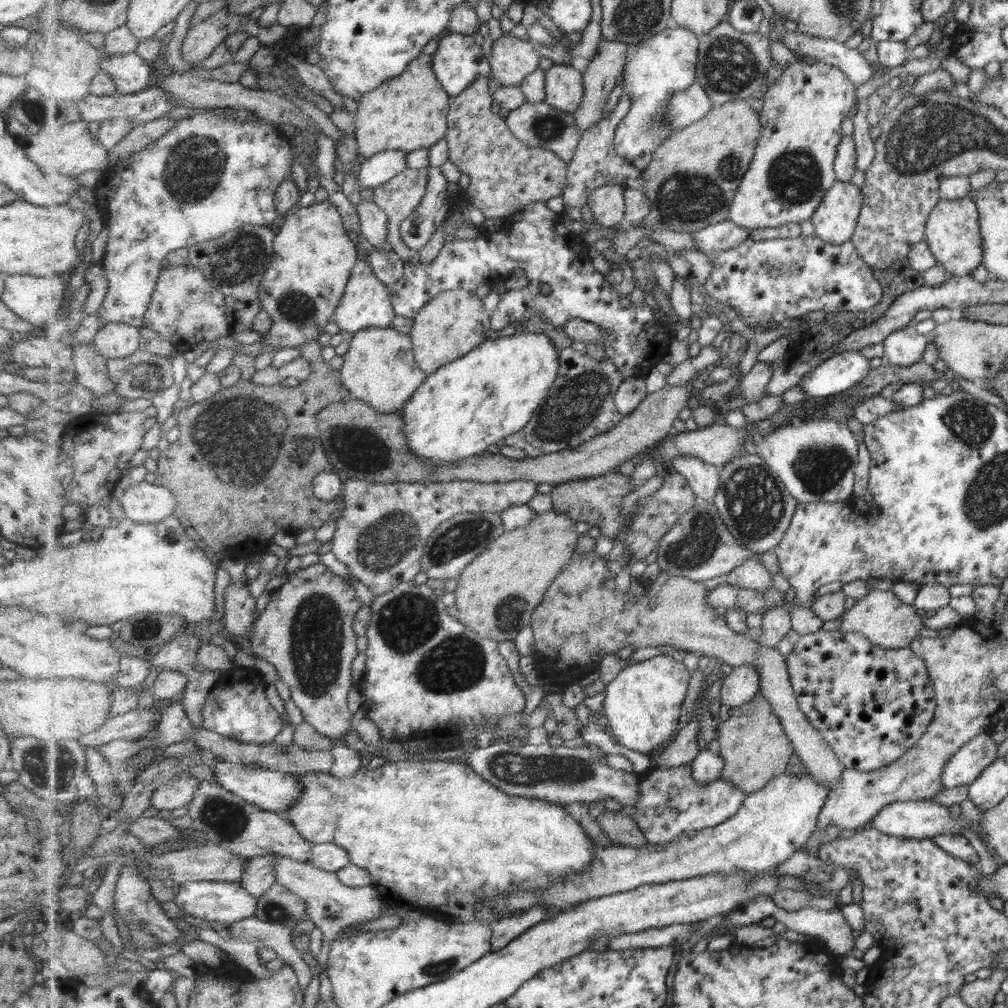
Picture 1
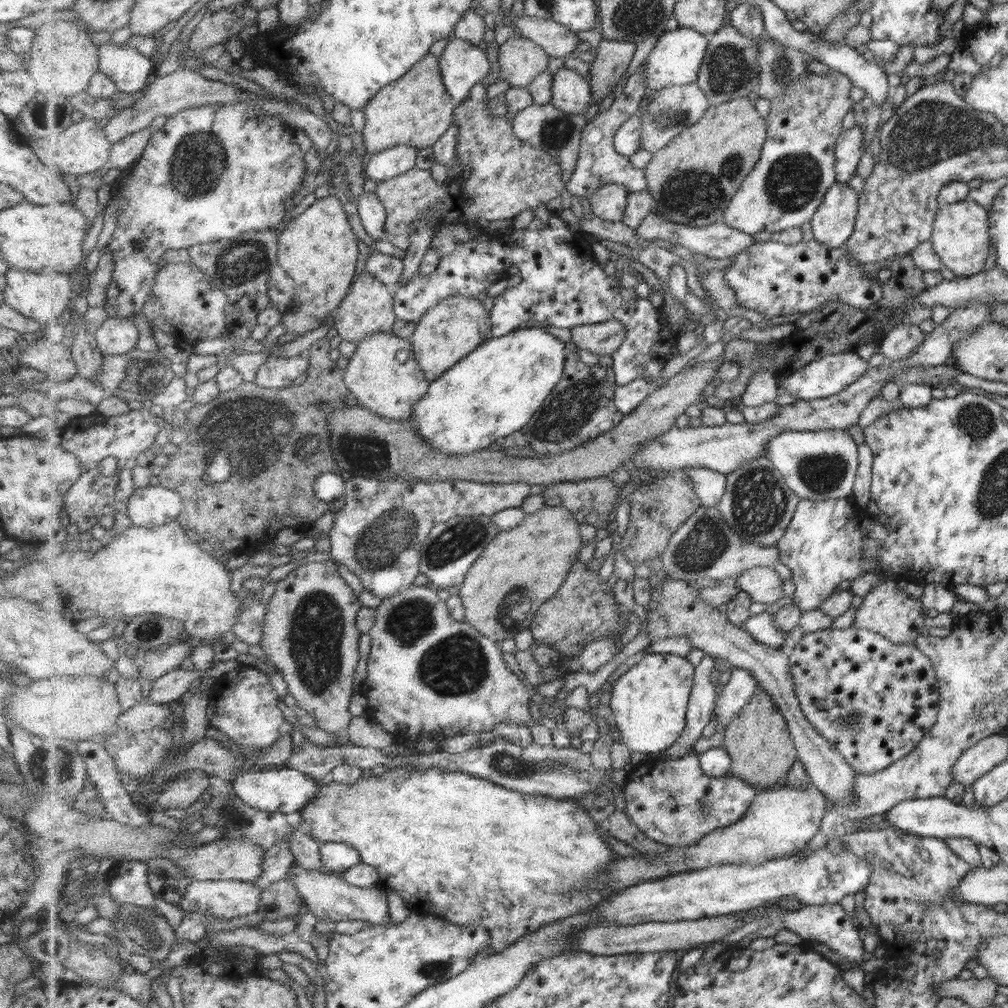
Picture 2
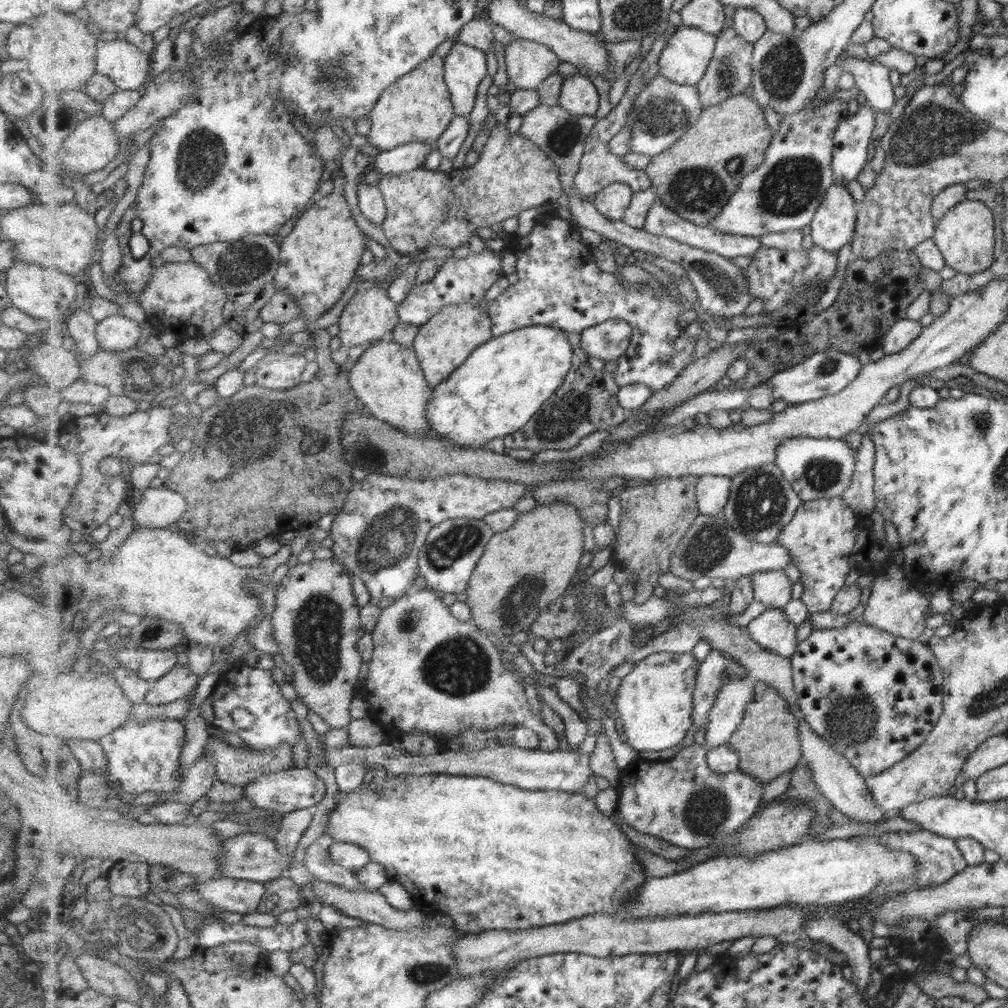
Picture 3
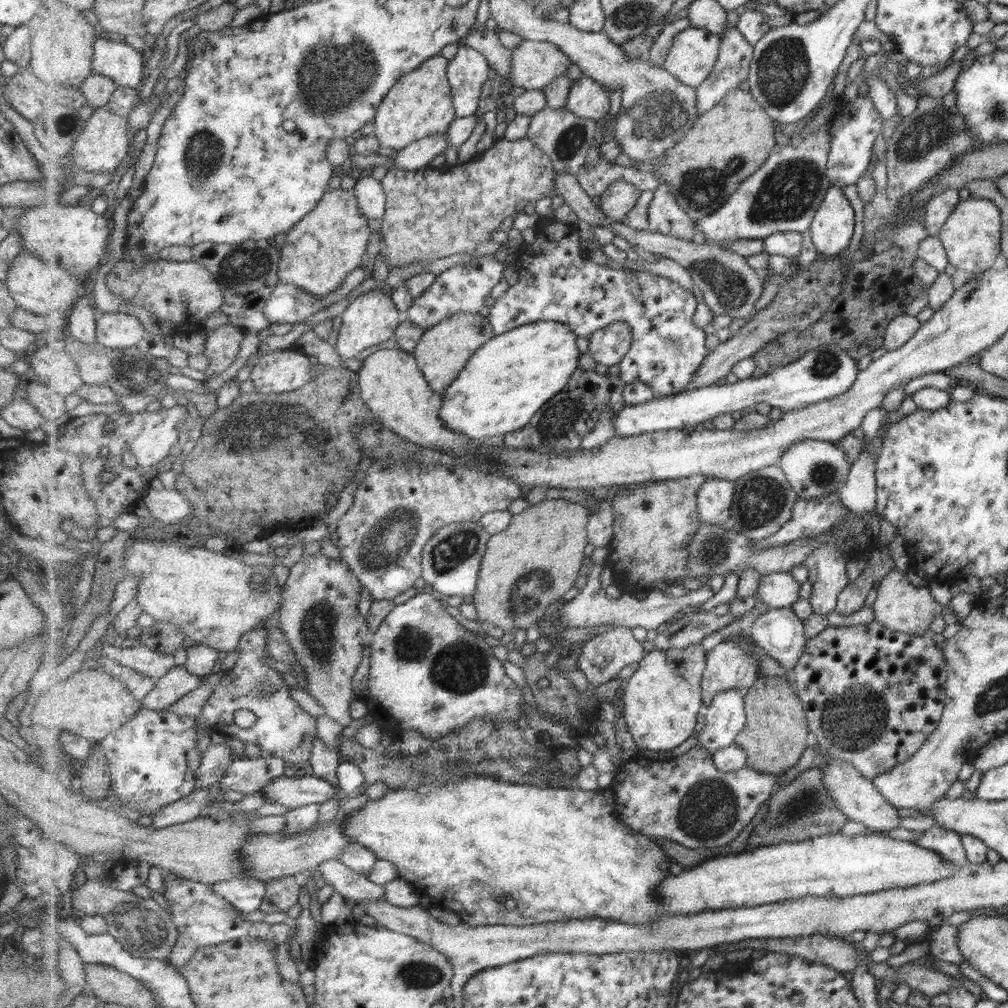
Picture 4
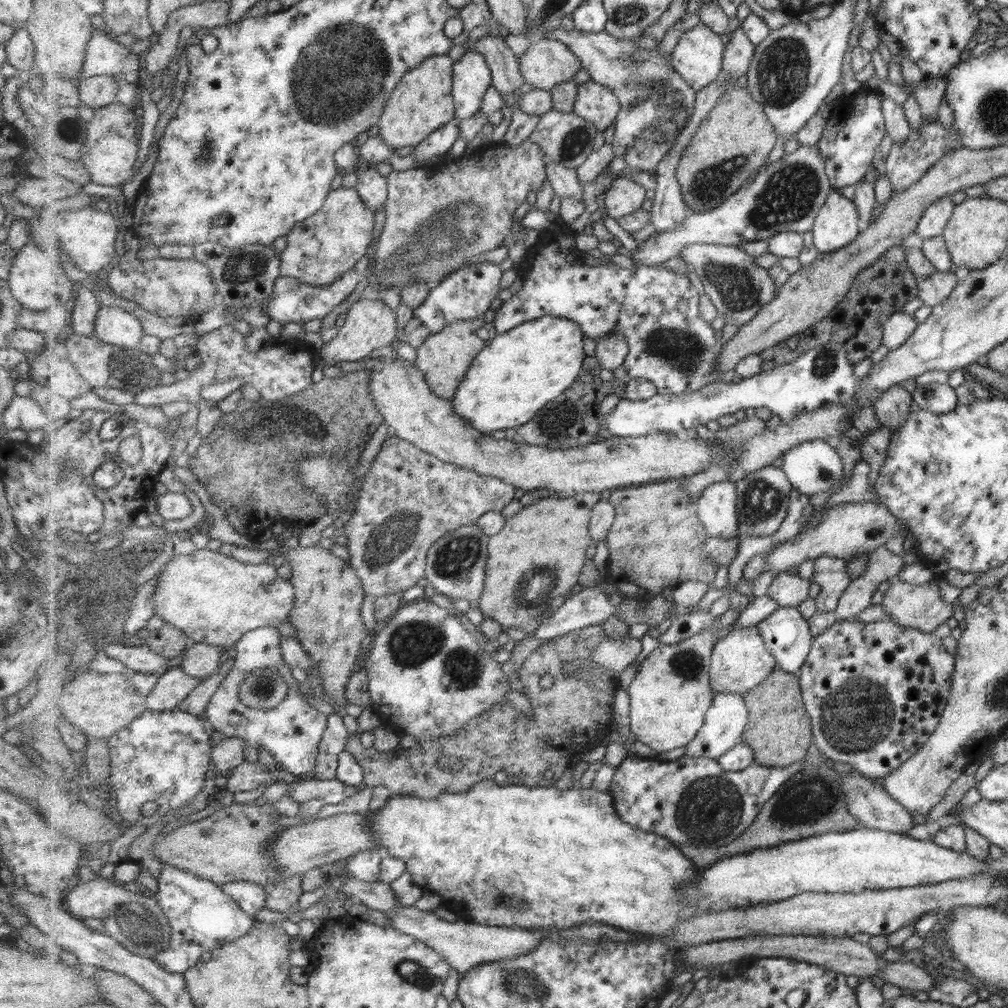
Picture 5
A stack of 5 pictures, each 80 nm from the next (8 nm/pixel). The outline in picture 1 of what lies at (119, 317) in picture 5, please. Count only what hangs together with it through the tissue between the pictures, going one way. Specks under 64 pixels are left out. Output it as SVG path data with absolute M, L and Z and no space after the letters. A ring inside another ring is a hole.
M125 323L103 325L96 333L93 343L98 353L111 358L125 358L137 352L143 339L139 328Z

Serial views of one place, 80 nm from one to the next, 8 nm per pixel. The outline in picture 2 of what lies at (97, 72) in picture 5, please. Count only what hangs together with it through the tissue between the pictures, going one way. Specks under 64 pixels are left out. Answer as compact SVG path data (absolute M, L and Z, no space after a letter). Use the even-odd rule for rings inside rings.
M109 41L99 47L100 72L110 76L123 92L144 91L153 72L153 62L129 44L119 47Z

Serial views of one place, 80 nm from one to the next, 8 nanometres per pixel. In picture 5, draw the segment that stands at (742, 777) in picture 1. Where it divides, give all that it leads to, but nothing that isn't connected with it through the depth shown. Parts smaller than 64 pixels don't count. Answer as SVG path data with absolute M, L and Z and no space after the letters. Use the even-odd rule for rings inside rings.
M781 668L775 669L759 686L745 694L750 720L743 734L743 741L755 751L754 764L787 768L805 758L809 746L815 744L812 718L805 708L804 693L800 685L798 674L785 672Z

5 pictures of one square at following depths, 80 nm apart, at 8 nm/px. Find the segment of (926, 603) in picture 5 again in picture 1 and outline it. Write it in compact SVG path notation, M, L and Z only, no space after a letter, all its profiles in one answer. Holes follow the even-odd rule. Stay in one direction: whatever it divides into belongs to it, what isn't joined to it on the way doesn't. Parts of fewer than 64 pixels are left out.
M870 589L863 598L856 600L851 608L841 614L838 630L859 632L881 648L905 648L919 634L923 616L912 604L901 603L891 590Z

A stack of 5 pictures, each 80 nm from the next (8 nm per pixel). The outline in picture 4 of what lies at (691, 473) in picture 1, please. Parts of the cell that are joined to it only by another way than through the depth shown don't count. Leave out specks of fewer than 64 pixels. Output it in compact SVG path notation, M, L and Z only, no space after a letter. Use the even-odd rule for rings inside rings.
M709 479L698 492L698 520L731 528L731 505L735 494L732 480Z

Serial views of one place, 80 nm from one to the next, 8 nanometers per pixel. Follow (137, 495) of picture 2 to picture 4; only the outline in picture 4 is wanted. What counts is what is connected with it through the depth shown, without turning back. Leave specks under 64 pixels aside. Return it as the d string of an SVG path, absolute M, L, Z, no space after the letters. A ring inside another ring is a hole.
M149 487L142 501L150 514L167 528L182 522L194 509L188 497L176 488L155 490Z

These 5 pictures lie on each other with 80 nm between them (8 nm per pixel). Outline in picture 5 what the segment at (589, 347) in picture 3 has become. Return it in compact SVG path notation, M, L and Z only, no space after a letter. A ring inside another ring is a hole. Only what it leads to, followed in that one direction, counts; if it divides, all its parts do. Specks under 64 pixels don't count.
M613 333L596 339L594 354L600 362L600 367L607 370L615 370L619 366L624 366L630 348L623 333Z

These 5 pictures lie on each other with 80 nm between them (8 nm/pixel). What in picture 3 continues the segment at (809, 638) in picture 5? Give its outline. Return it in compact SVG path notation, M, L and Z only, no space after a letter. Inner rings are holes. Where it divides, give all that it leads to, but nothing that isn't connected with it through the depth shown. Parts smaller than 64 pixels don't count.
M768 608L747 627L760 645L791 660L799 644L798 626L786 618L783 609Z

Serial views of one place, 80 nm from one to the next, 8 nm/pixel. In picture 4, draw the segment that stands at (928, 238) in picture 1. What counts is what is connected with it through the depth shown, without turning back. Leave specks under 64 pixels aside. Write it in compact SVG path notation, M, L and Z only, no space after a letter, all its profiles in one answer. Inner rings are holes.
M973 198L958 201L941 225L938 240L945 252L947 263L975 276L989 269L1000 254L999 211L991 201Z

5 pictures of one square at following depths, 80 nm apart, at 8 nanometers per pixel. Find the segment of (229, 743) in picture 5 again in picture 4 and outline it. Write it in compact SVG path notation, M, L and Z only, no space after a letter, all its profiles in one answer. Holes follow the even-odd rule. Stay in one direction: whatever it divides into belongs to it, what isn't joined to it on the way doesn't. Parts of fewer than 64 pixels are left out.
M211 744L203 753L202 763L197 772L197 791L203 787L211 787L224 778L225 769L235 759L235 752L227 744Z

